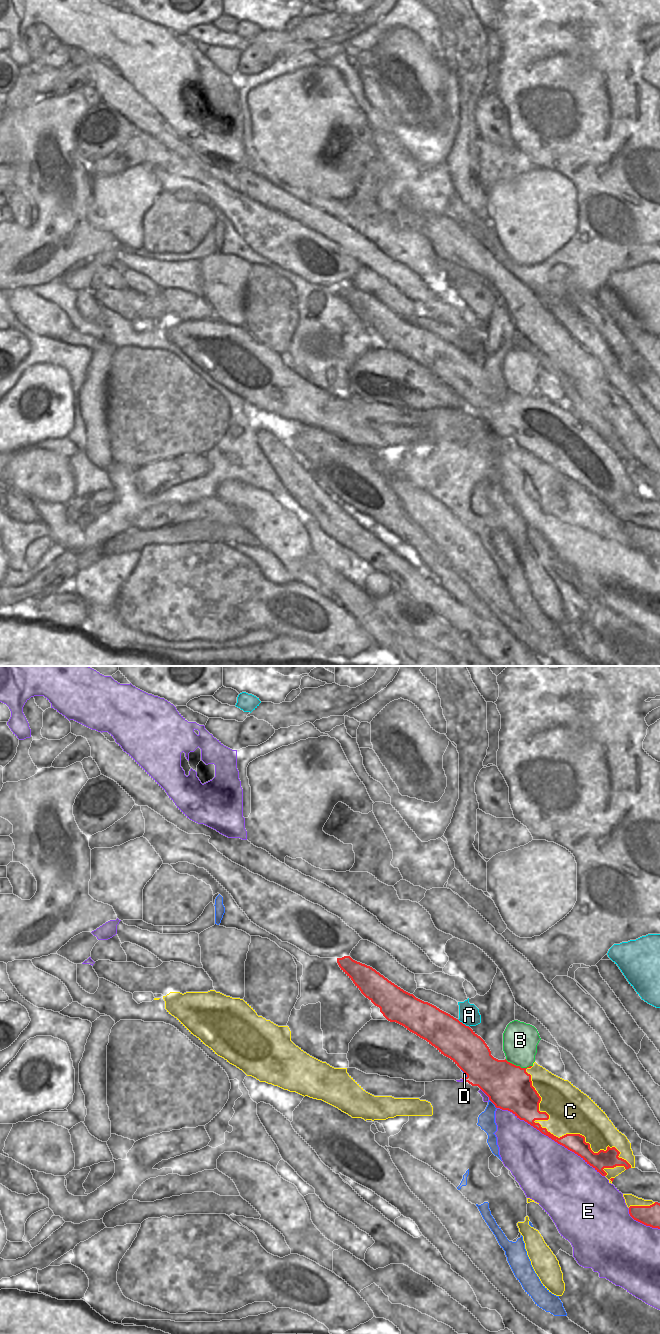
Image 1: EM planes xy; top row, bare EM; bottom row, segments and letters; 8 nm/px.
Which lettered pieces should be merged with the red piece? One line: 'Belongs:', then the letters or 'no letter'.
Belongs: no letter

